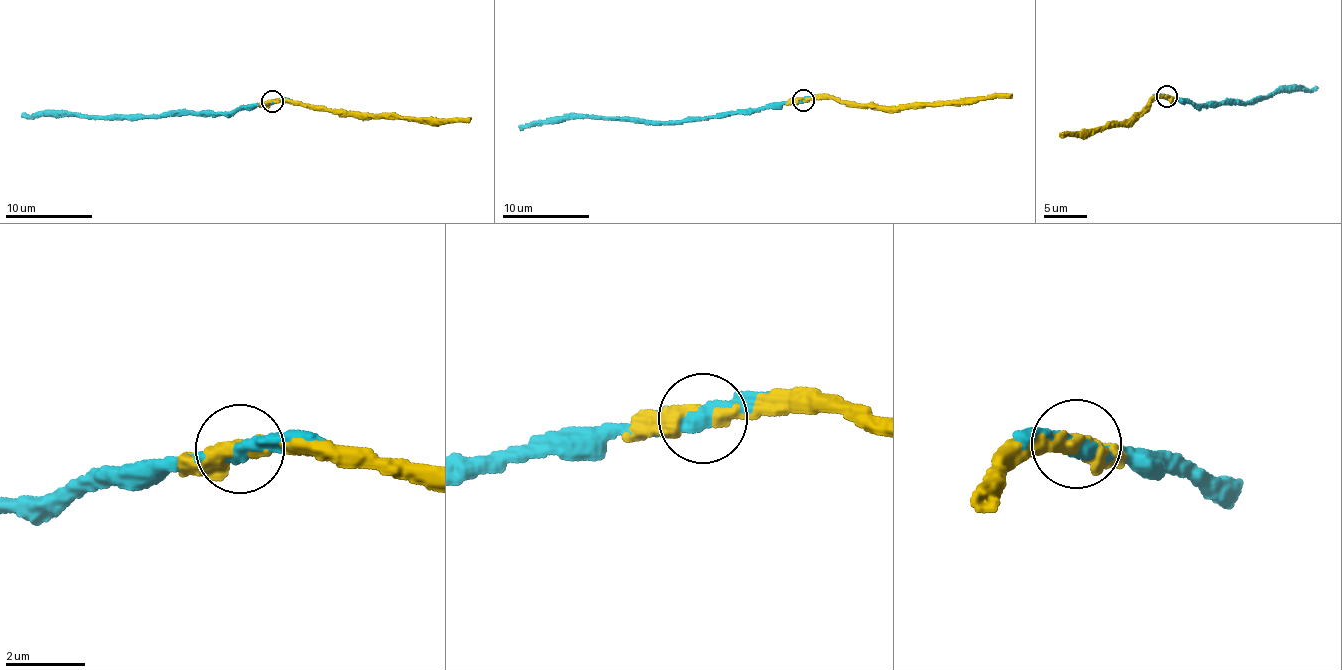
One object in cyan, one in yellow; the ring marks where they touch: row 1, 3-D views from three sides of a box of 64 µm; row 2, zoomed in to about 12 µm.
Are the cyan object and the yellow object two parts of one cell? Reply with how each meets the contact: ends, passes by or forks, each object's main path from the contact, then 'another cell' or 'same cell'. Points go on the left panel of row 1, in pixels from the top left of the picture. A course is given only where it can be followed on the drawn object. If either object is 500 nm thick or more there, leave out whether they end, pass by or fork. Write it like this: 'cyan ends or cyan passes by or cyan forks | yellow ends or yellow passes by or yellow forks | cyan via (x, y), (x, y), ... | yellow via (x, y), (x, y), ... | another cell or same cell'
cyan passes by | yellow passes by | cyan via (273, 101), (239, 105), (224, 113), (169, 116), (59, 112), (27, 117), (24, 113) | yellow via (273, 99), (438, 124), (470, 118) | same cell

